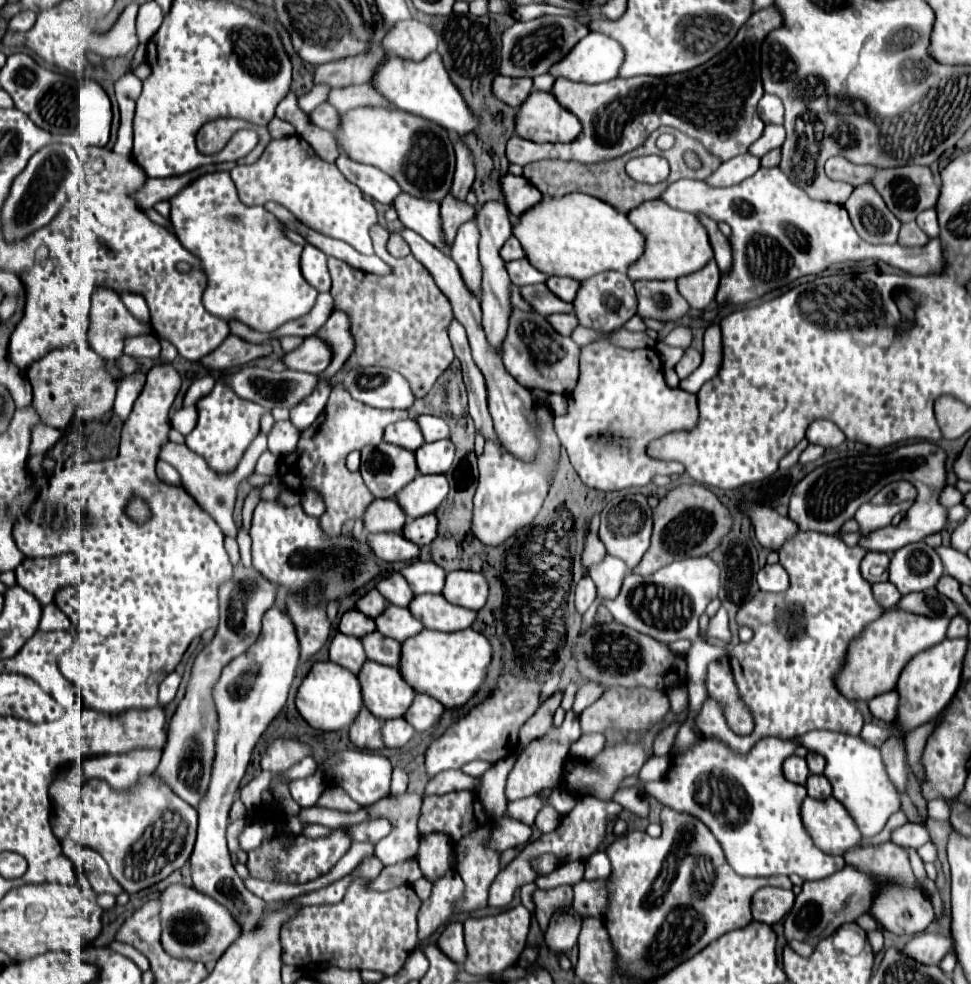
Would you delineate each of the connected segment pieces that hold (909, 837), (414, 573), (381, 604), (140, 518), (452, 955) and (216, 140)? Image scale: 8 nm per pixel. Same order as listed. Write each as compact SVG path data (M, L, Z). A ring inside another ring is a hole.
M905 823L905 825L901 825L901 827L897 827L897 829L891 831L891 841L895 845L899 845L899 847L913 847L913 849L917 849L923 843L929 841L929 833L921 825Z
M415 561L407 567L403 567L401 573L407 579L409 587L415 591L415 595L441 593L443 585L445 585L445 575L447 575L433 561Z
M371 589L369 593L365 593L365 595L355 603L355 609L359 609L361 613L365 613L367 617L377 617L377 615L381 615L385 607L387 607L387 599L383 599L383 595L379 595L377 589Z
M131 499L131 503L127 505L127 513L137 523L145 523L147 521L147 515L151 515L151 511L147 511L147 503L143 503L143 499Z
M451 921L445 931L437 939L437 947L453 961L453 963L463 963L467 957L465 943L463 943L463 923L461 921Z
M217 119L217 121L209 121L197 133L197 149L203 155L219 153L227 145L227 141L235 135L235 131L245 129L245 127L247 129L253 129L251 123L245 123L245 121L239 121L239 119Z

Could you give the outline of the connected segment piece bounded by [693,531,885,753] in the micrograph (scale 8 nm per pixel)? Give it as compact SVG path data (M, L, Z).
M799 531L799 535L795 535L795 539L789 539L789 541L783 545L783 551L779 553L779 563L781 563L781 565L785 567L785 571L789 573L789 589L787 589L785 593L783 593L783 591L781 591L781 593L765 593L765 591L759 591L759 593L755 593L755 599L749 599L749 601L737 611L737 615L735 615L737 625L739 625L739 627L749 627L749 629L753 631L753 639L751 639L749 643L739 643L739 645L735 645L735 647L729 651L731 671L733 671L733 679L735 679L737 689L739 689L739 697L741 697L741 701L745 703L745 707L751 711L751 717L753 717L755 727L753 727L753 731L751 731L751 735L743 735L743 737L741 737L741 735L735 735L735 733L727 727L727 723L719 723L719 703L715 703L715 699L707 697L705 703L703 703L703 707L699 709L699 713L697 713L695 719L693 719L695 725L699 727L699 731L701 731L703 735L717 737L717 739L721 739L723 743L731 745L733 749L745 753L745 751L749 751L749 749L751 749L759 739L763 739L763 737L791 739L791 737L799 737L799 735L805 735L807 731L815 731L815 729L817 729L817 731L821 731L821 729L825 729L825 731L843 731L845 735L859 735L859 733L861 733L863 717L861 717L861 713L857 711L857 707L855 707L851 701L847 701L847 699L837 691L833 677L835 677L835 673L839 671L839 667L843 665L843 659L845 659L849 641L851 641L855 635L859 635L859 633L865 629L867 623L875 621L877 617L881 617L881 615L885 613L885 609L875 601L873 591L871 591L871 585L861 577L859 563L861 563L861 559L863 559L865 553L867 553L867 551L863 551L863 547L859 547L859 545L849 547L849 545L845 545L837 535L825 535L825 533L819 533L819 531Z

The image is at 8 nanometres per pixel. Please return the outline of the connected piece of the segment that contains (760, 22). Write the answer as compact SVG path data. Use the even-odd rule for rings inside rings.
M773 5L753 13L727 49L723 49L701 67L679 75L629 79L617 77L597 85L557 79L551 93L561 107L575 113L575 117L579 119L583 127L579 139L573 139L567 145L537 145L513 135L507 141L509 163L517 163L523 167L539 159L575 159L581 163L607 161L643 145L643 141L659 127L673 127L701 141L711 155L719 157L719 161L727 161L735 155L747 153L749 145L753 145L765 129L763 121L757 115L757 103L763 97L759 77L761 41L771 29L779 27L781 23L781 13Z

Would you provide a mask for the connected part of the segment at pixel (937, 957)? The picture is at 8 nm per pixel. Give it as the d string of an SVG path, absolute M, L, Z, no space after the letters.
M921 933L903 947L903 953L911 955L911 959L915 959L917 963L937 965L949 953L949 949L951 949L949 937L935 933Z

